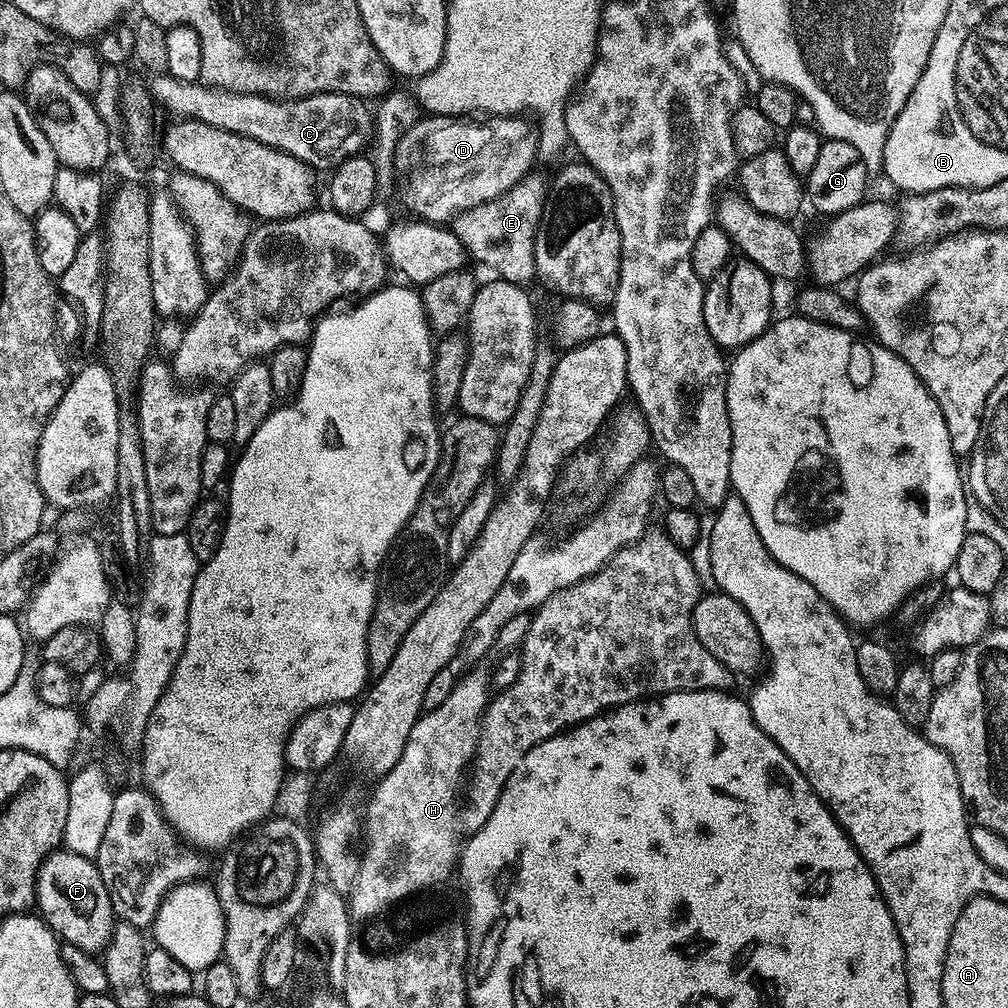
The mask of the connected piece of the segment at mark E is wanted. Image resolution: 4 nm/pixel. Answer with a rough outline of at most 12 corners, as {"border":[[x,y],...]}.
{"border":[[521,180],[450,224],[499,279],[536,276],[545,181]]}

